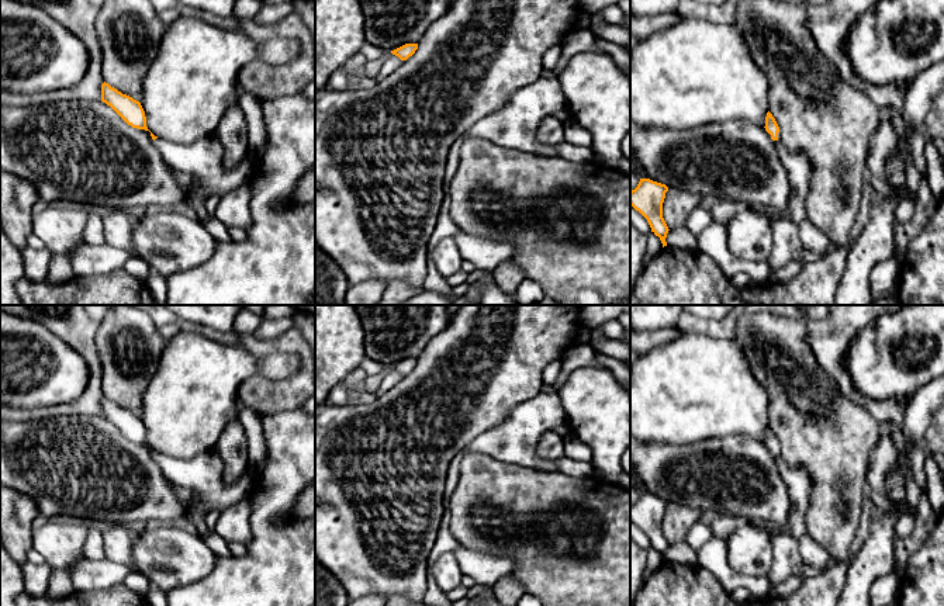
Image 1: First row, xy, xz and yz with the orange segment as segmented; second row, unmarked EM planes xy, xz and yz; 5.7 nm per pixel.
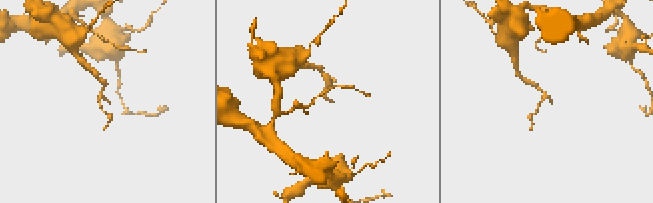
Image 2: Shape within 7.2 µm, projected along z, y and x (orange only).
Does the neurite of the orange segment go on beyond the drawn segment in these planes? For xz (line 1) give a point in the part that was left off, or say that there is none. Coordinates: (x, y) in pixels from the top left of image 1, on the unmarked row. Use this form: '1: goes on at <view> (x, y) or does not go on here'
1: does not go on here

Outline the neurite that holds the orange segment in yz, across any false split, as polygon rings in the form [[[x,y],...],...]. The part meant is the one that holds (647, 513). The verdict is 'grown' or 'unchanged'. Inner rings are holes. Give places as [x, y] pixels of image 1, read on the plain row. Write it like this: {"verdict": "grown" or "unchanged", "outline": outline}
{"verdict": "unchanged", "outline": [[[640,494],[637,502],[630,506],[630,520],[649,537],[651,547],[660,553],[663,562],[668,541],[663,533],[663,517],[668,502],[650,494]]]}

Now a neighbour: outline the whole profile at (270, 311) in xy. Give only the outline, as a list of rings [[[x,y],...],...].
[[[264,305],[264,318],[269,319],[281,319],[291,318],[297,314],[297,311],[291,305]]]

